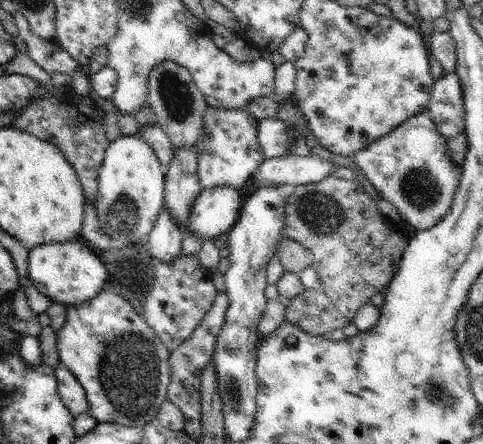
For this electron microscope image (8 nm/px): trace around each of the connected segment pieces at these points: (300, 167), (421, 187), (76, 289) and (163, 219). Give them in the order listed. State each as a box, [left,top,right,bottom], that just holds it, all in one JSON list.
[[247,155,333,190],[352,112,463,233],[27,238,110,307],[145,205,183,262]]

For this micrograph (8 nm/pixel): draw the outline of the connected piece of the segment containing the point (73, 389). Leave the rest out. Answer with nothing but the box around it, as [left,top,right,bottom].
[55,365,89,415]

